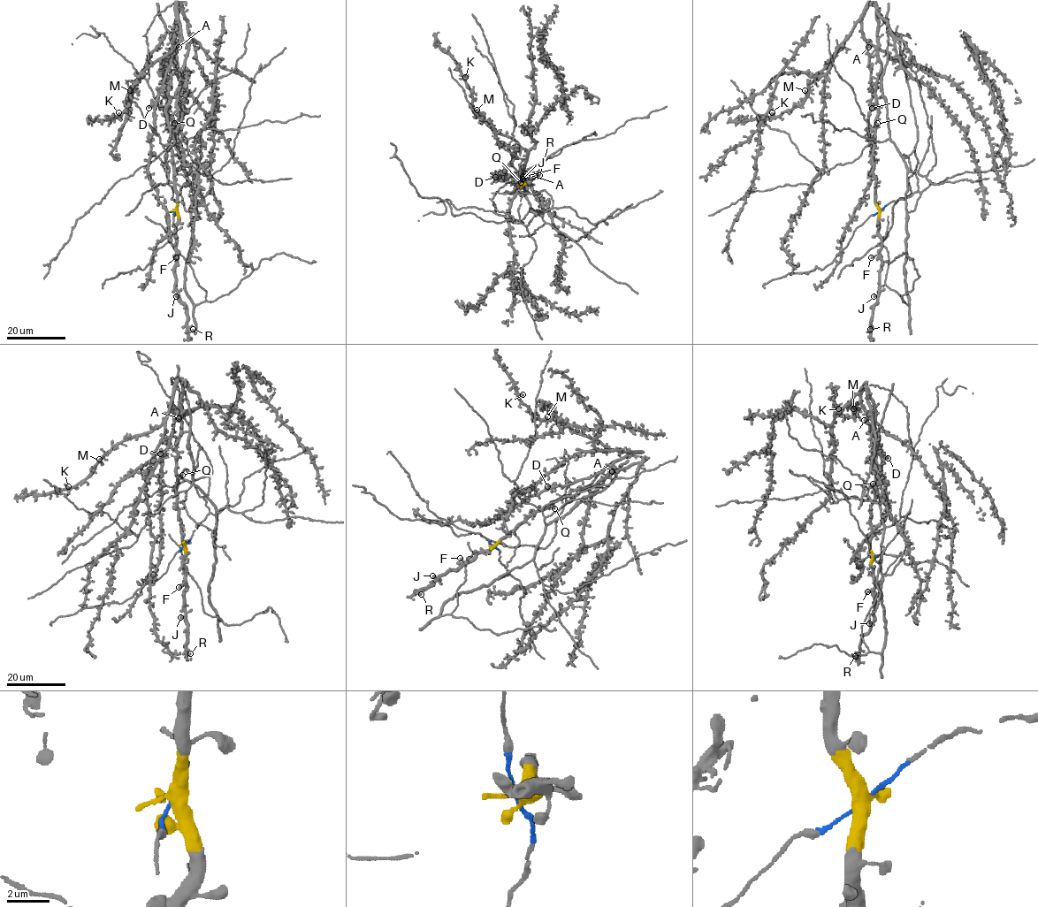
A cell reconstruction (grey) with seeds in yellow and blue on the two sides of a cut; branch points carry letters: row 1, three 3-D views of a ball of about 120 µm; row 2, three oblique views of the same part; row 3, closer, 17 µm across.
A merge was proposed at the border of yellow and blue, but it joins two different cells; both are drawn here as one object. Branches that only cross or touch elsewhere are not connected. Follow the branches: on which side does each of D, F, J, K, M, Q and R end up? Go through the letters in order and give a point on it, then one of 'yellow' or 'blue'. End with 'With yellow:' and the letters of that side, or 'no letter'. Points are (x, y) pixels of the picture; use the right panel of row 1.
D: at (872, 108); blue
F: at (871, 257); yellow
J: at (873, 296); yellow
K: at (772, 112); blue
M: at (805, 90); blue
Q: at (877, 123); yellow
R: at (870, 329); yellow
With yellow: F, J, Q, R

